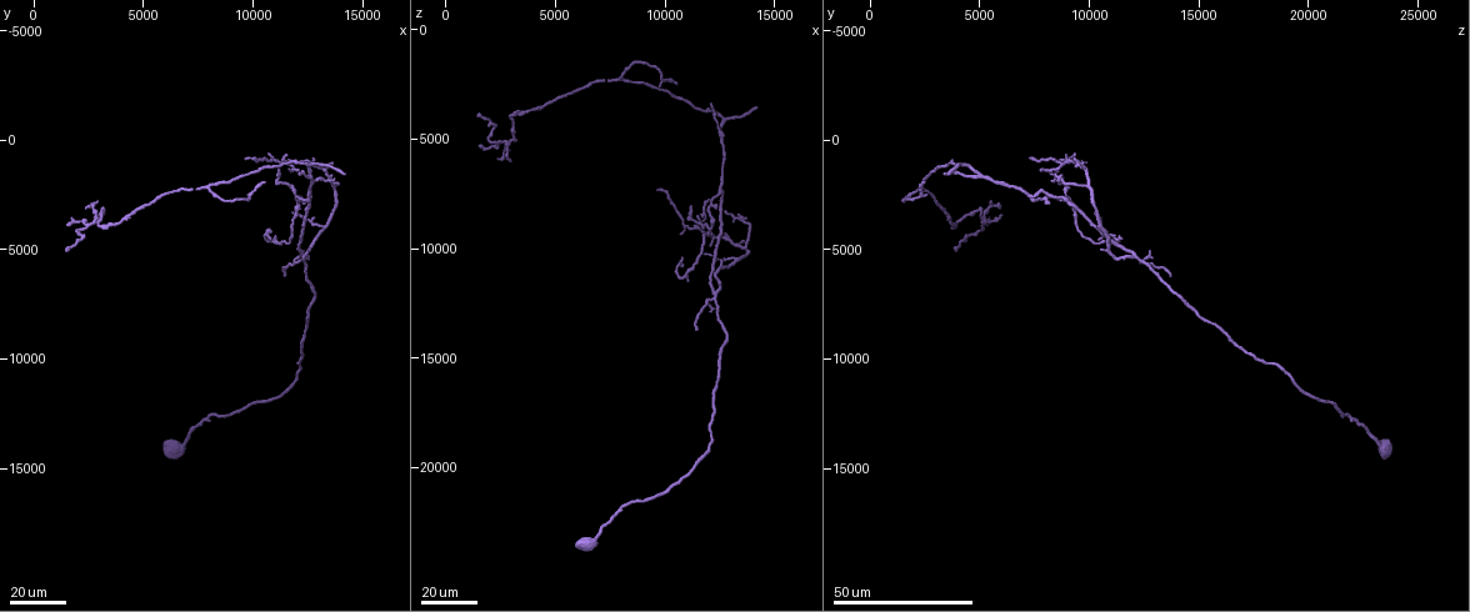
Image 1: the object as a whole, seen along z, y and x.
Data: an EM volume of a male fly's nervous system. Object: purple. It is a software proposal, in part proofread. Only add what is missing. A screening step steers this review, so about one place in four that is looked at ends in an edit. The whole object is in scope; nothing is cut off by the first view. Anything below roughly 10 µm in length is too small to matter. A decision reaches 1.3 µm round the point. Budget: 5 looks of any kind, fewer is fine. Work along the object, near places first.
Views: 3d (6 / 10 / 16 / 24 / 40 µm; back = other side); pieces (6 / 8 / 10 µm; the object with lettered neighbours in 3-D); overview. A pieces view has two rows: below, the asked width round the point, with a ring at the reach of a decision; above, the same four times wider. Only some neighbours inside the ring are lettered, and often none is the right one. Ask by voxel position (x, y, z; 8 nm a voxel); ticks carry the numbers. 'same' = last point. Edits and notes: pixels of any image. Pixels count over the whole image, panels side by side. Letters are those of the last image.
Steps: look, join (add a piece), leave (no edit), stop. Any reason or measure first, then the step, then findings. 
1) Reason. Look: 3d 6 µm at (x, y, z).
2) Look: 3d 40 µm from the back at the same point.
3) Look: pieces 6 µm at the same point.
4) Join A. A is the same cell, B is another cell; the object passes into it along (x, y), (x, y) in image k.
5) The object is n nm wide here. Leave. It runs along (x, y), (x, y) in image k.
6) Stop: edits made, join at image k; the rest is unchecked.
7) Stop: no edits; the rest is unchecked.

Branch stops here. Look: 3d 24 µm at (9700, 2600, 2700).

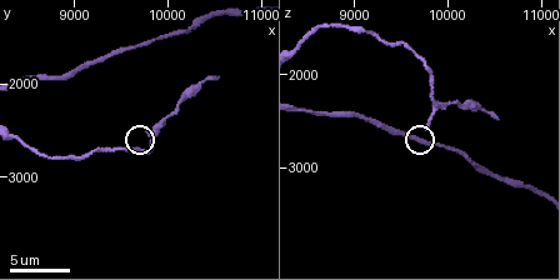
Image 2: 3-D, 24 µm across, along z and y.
What lies round it. Look: pieces 6 µm at (9750, 2500, 2550).

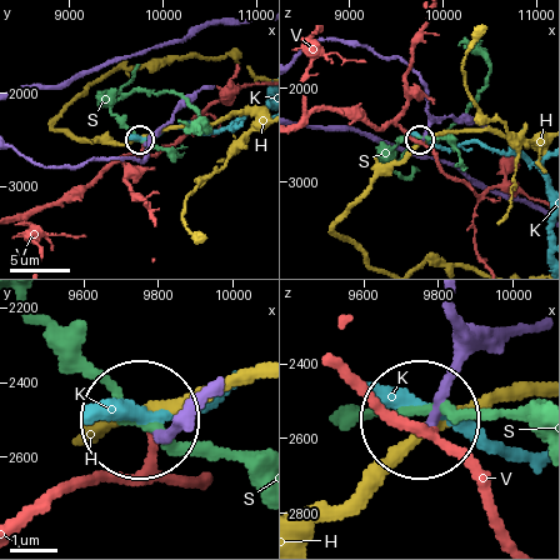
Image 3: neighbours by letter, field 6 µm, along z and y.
Leave. H, K, S and V are other cells; it runs along (28, 158), (48, 166), (140, 161), (149, 143), (141, 141) in image 3; none of them fits.

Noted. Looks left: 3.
Branch stops here. Look: 3d 24 µm at (12700, 1900, 8300).

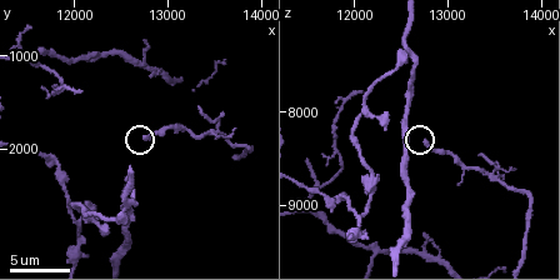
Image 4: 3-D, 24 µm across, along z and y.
Closer look. Look: 3d 6 µm at (12750, 1900, 8350).

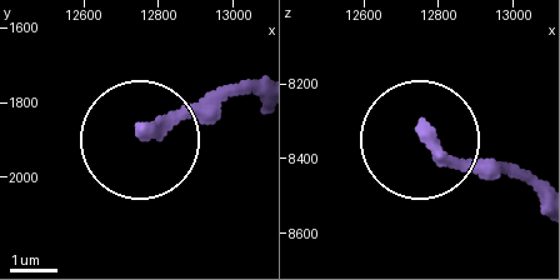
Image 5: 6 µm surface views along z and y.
Look: pieces 6 µm at (12760, 1880, 8330).

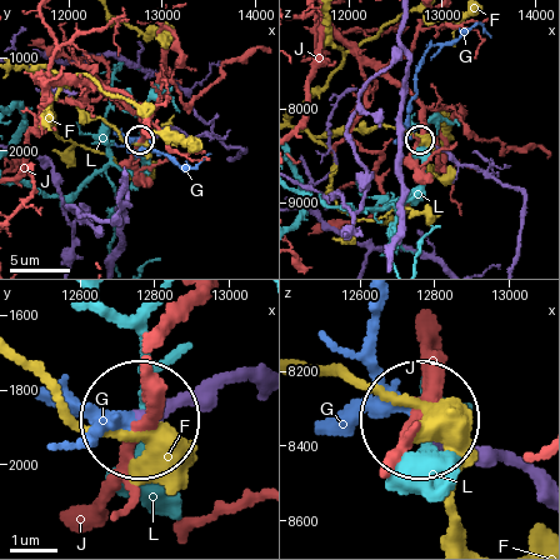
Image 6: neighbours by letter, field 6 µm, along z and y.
The object is 280 nm wide here. Join G. G is the same cell, F, J and L are other cells; the cell continues.

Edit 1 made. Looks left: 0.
Stop: edits made, join at image 6; the rest is unchecked.

